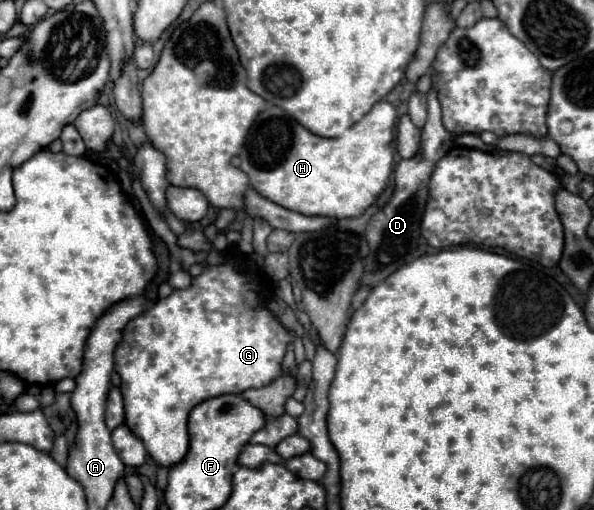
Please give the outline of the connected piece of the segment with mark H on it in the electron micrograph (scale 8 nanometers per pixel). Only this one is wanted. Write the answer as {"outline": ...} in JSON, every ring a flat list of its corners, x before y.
{"outline":[[379,101,379,103,375,103,373,105,373,109,359,121,359,123,355,123,353,127,349,127,341,137,335,137,335,139,325,139,325,137,319,137,319,135,313,135,311,131,307,131,305,127,301,127,295,119,291,119,283,109,279,109,279,107,269,107,269,109,265,109,257,119,255,119,255,123,253,123,253,127,251,127,251,131,249,131,249,135,247,135,247,141,245,141,245,145,243,145,243,151,241,151,241,155,239,155,239,159,241,159,241,169,249,175,249,179,251,179,251,175,253,175,253,189,257,191,257,193,261,193,263,197,267,197,269,201,273,201,273,203,277,203,277,205,281,205,281,207,285,207,285,209,291,209,291,211,297,211,297,213,303,213,303,215,319,215,319,217,337,217,337,219,345,219,345,217,359,217,367,207,371,207,375,201,377,201,377,197,383,193,383,189,385,189,385,185,387,185,387,179,389,179,389,175,391,175,391,169,393,169,393,137,395,137,395,121,397,121,397,111,395,111,395,107,389,103,389,101]]}

